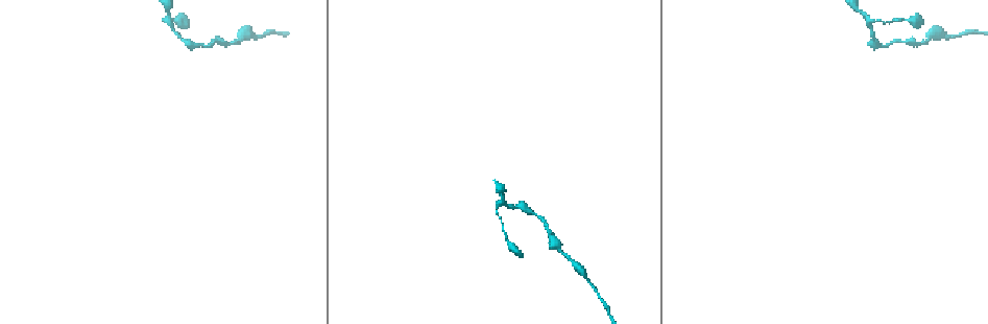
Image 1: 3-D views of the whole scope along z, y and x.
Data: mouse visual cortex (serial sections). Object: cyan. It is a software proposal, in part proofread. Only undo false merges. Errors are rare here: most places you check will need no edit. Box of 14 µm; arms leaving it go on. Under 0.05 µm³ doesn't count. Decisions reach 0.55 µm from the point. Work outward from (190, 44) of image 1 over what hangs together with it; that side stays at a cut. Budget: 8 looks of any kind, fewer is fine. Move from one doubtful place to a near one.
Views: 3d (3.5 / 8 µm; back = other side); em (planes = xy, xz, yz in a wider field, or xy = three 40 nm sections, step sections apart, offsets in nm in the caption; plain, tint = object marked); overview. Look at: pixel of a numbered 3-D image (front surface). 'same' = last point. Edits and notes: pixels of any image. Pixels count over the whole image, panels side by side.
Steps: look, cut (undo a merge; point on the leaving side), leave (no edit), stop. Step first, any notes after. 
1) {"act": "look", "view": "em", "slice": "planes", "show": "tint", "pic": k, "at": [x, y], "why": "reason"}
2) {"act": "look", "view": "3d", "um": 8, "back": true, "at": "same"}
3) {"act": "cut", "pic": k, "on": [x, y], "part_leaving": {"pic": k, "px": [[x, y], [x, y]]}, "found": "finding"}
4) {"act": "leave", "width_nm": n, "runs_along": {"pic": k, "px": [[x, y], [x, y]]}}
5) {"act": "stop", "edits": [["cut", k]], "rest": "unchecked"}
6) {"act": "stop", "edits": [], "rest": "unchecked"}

{"act": "look", "view": "3d", "um": 8, "back": true, "pic": 1, "at": [211, 42], "why": "a narrow waist"}

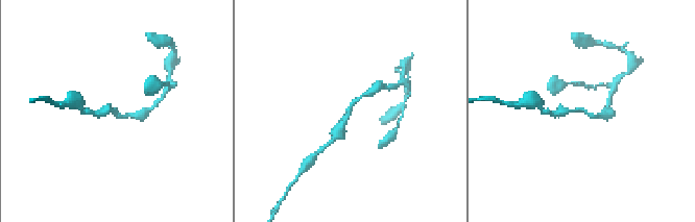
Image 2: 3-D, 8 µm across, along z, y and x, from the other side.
{"act": "look", "view": "em", "slice": "xy", "step": 5, "show": "tint", "pic": 2, "at": [585, 112], "arm_widths_nm": [200, 200], "why": "need the tissue"}

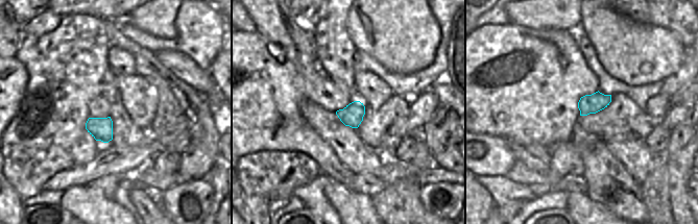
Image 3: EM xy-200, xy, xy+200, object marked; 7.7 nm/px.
{"act": "leave", "width_nm": 170, "runs_along": {"pic": 2, "px": [[374, 90], [351, 104], [335, 133]]}, "found": "all the same cell"}

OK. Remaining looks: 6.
{"act": "look", "view": "3d", "um": 3.5, "pic": 1, "at": [168, 23], "why": "a narrow waist"}

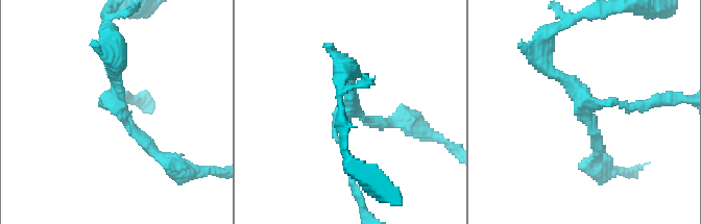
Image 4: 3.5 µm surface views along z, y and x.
{"act": "look", "view": "em", "slice": "xy", "step": 1, "show": "tint", "pic": 4, "at": [117, 108], "why": "now the EM"}

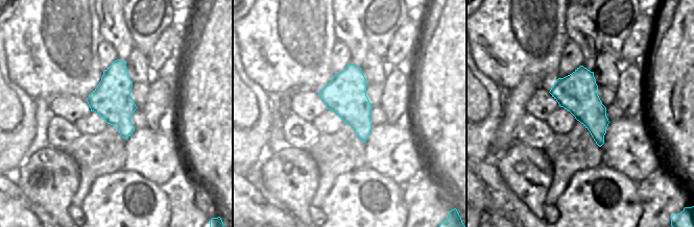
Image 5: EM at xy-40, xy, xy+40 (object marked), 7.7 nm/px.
{"act": "leave", "arms": 3, "runs_along": {"pic": 4, "px": [[164, 158], [116, 104]]}, "found": "continuous, no second cell"}

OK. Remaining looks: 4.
{"act": "look", "view": "3d", "um": 3.5, "pic": 1, "at": [943, 38], "why": "thick turns thin"}

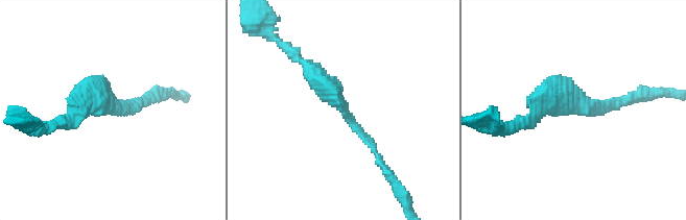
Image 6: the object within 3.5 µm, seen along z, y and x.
{"act": "look", "view": "em", "slice": "xy", "step": 5, "show": "tint", "pic": 6, "at": [108, 104], "arm_widths_nm": [150, 200]}

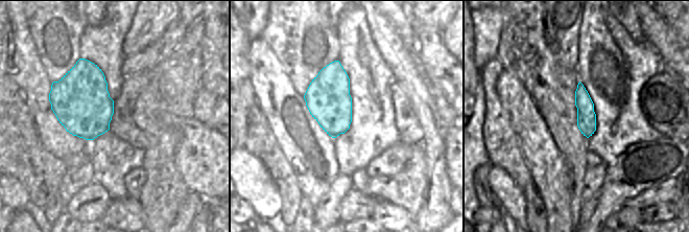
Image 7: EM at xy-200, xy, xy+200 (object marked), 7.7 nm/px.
{"act": "leave", "width_nm": 340, "runs_along": {"pic": 6, "px": [[301, 60], [333, 91], [381, 165]]}, "found": "continuous, no second cell"}

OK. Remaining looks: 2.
{"act": "stop", "edits": [], "rest": "unchecked"}

